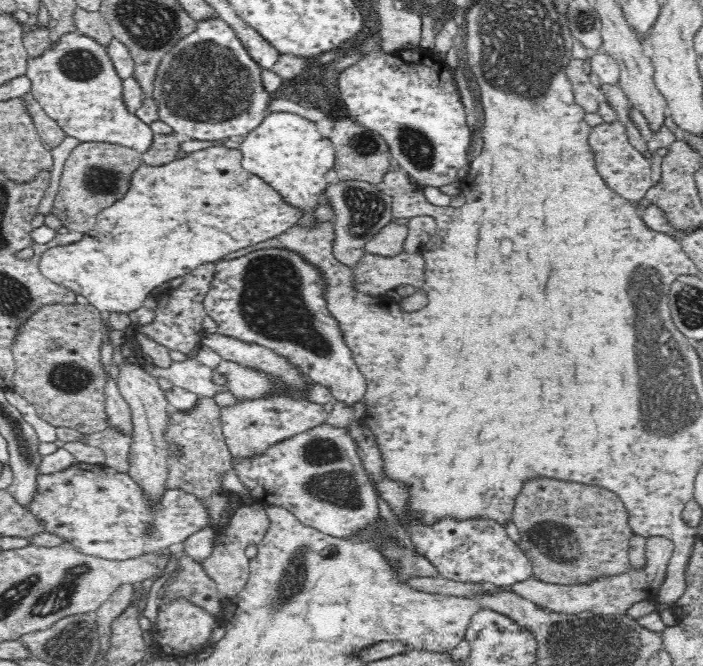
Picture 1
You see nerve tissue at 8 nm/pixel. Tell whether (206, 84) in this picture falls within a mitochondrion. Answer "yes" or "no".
yes

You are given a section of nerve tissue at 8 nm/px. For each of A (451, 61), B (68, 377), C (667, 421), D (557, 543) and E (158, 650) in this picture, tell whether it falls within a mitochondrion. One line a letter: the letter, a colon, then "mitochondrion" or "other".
A: other
B: mitochondrion
C: mitochondrion
D: mitochondrion
E: other

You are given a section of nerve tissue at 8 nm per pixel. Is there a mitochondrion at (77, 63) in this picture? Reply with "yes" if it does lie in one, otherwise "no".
yes

